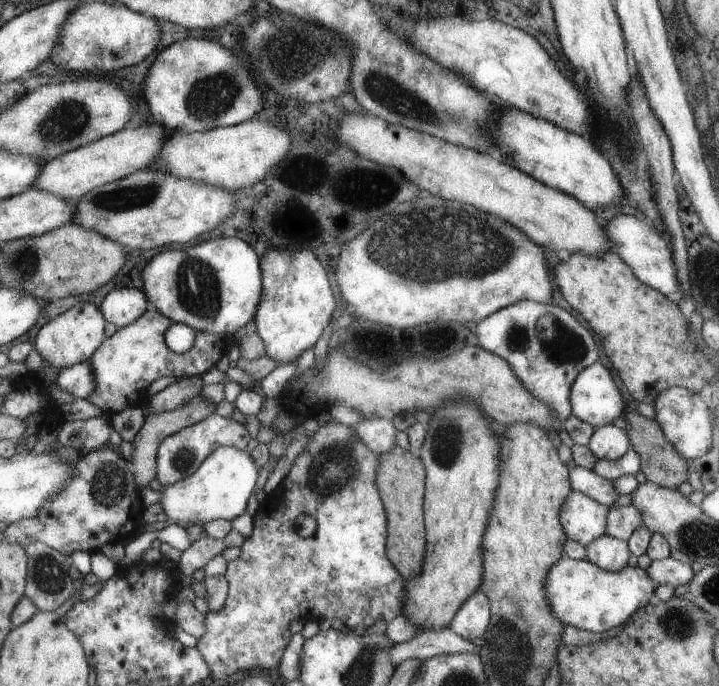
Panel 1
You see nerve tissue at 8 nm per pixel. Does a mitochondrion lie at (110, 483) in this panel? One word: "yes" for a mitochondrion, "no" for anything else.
yes

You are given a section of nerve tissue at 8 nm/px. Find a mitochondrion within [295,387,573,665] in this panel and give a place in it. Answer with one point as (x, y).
(333, 467)

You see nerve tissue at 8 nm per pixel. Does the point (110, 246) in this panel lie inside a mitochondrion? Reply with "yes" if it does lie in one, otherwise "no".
no

